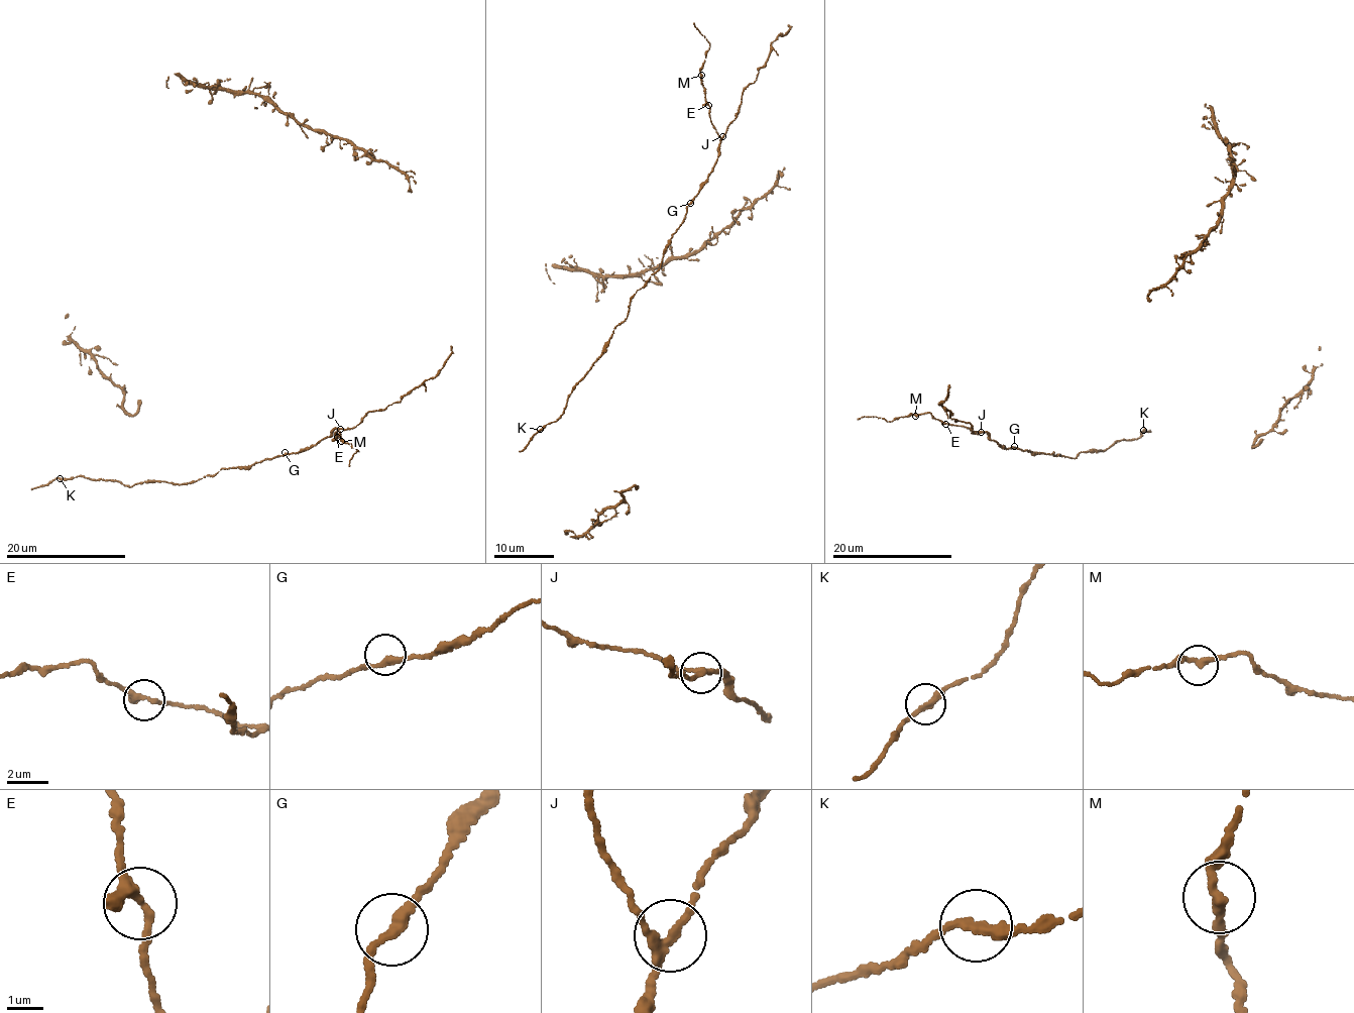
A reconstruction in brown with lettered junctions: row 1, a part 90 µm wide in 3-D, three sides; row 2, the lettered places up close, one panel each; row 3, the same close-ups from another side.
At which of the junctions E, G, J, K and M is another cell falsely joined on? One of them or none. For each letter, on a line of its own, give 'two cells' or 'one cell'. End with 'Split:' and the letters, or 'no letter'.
E: one cell
G: one cell
J: one cell
K: one cell
M: one cell
Split: no letter

